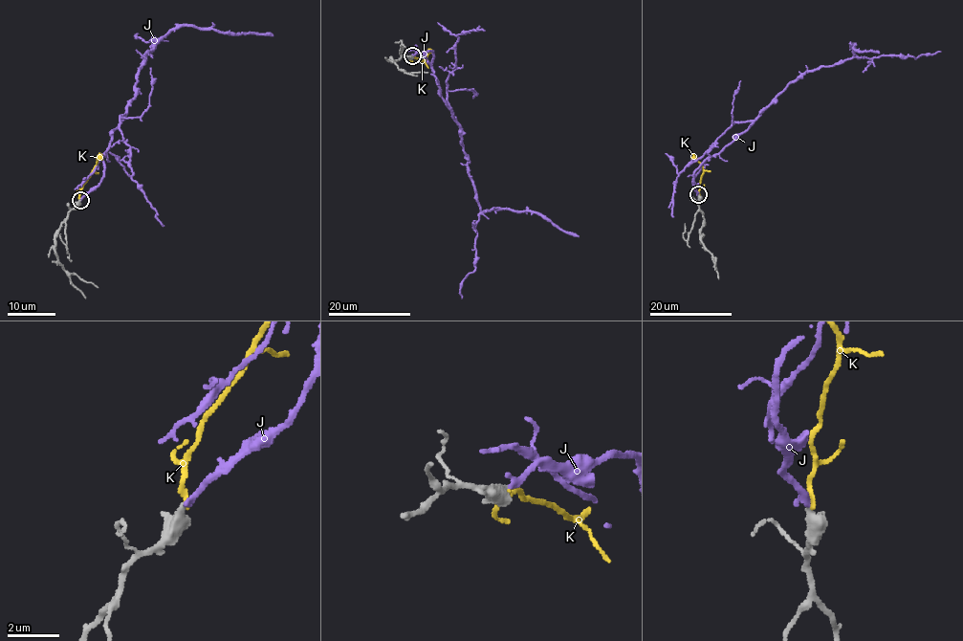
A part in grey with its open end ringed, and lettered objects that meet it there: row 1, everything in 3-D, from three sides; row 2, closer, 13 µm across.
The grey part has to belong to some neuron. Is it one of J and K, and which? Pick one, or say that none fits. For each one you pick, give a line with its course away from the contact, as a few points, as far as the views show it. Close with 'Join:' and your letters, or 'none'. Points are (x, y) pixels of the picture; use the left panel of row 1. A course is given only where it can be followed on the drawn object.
J: course (80, 200), (100, 183), (102, 156), (134, 97), (143, 57), (161, 39), (177, 27), (194, 25), (273, 34)
Join: J

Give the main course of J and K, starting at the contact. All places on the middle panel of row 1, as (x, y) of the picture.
J: (413, 55), (432, 52), (433, 75), (439, 95), (459, 125), (482, 211), (511, 209), (542, 214), (579, 237)
K: (411, 56), (423, 60), (429, 51)

